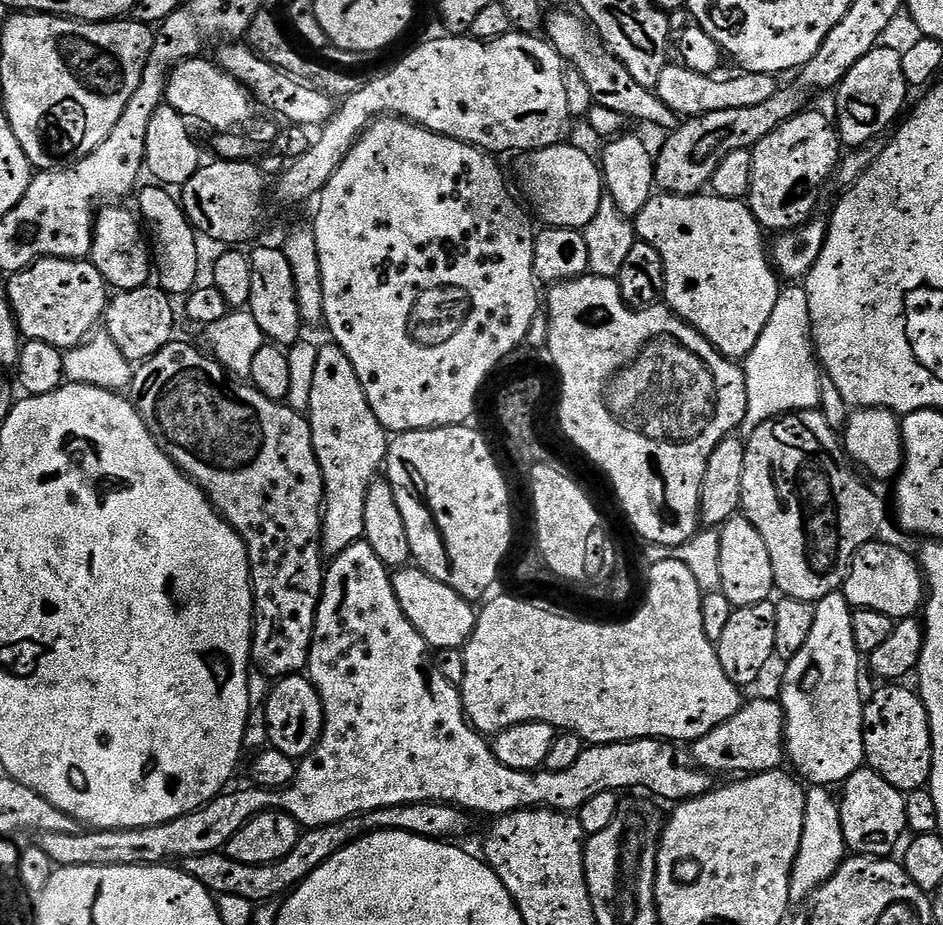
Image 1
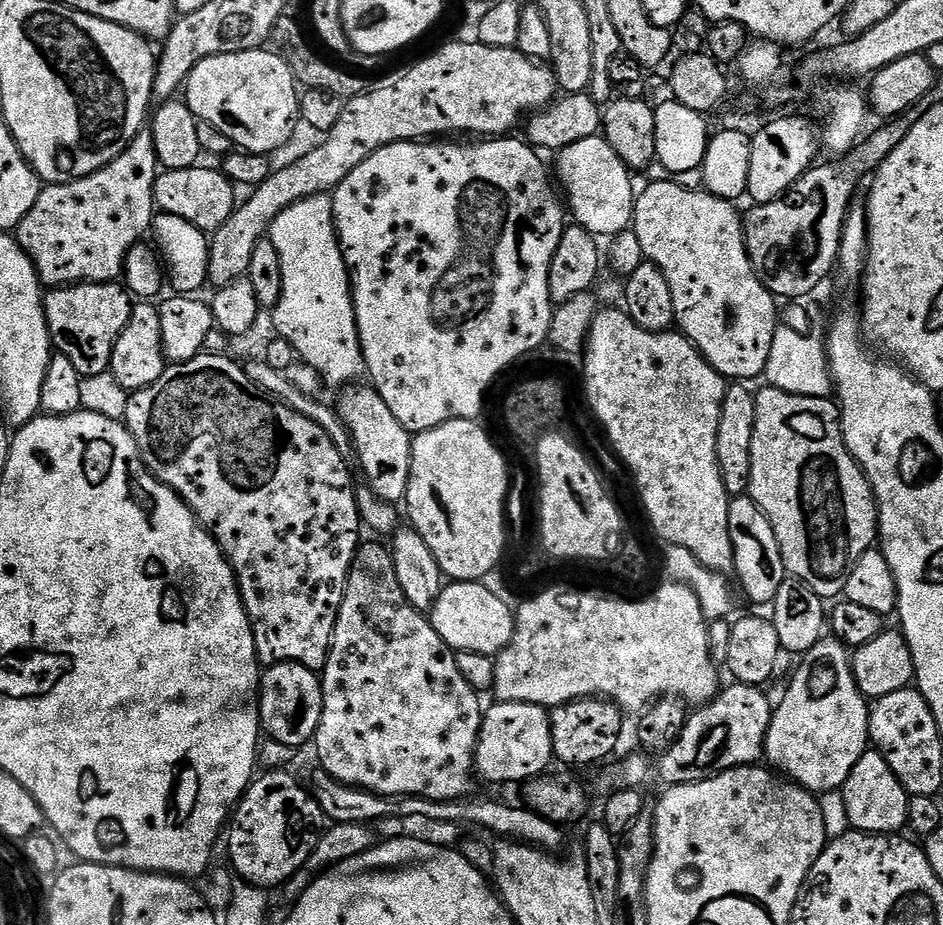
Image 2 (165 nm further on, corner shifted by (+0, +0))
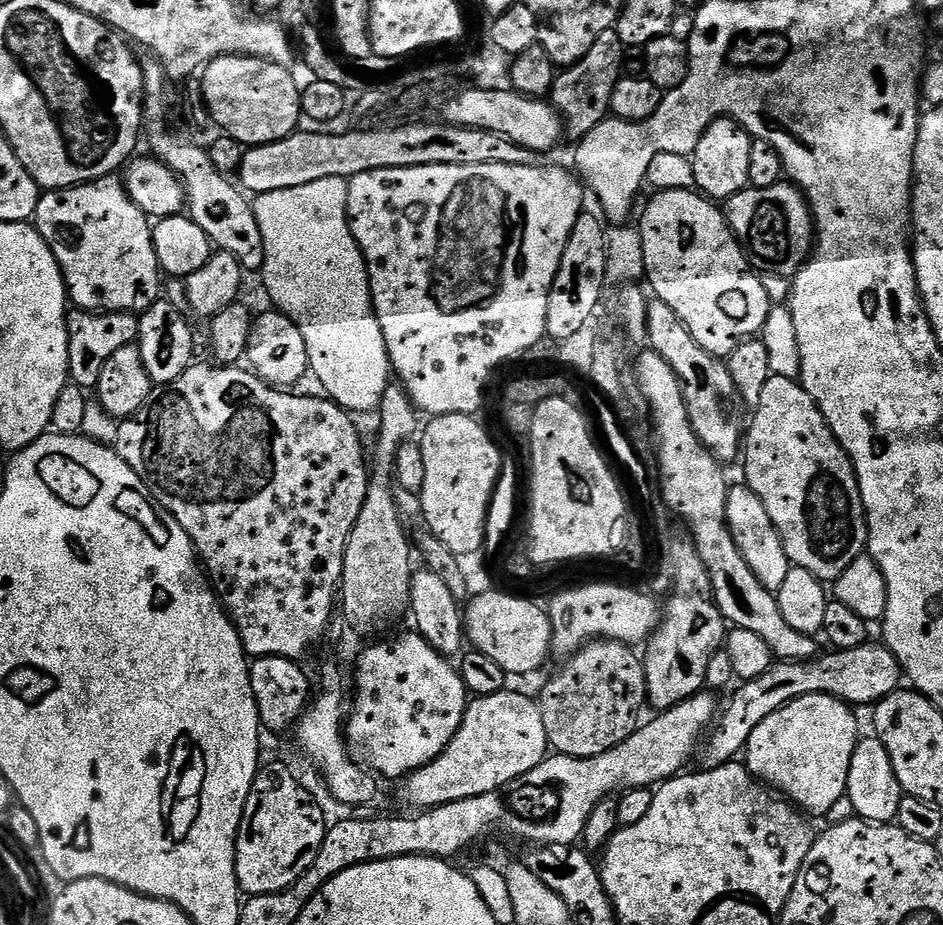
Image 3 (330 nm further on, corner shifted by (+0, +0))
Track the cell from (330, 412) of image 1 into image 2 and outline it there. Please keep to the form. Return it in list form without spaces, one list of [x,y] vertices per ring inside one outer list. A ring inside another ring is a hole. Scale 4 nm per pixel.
[[[353,382],[347,385],[339,396],[340,420],[345,424],[352,440],[354,459],[360,463],[360,468],[368,479],[365,480],[367,488],[380,500],[399,505],[408,494],[413,433],[406,431],[402,422],[398,422],[394,414],[390,414],[390,406],[386,406],[376,389],[367,383]]]

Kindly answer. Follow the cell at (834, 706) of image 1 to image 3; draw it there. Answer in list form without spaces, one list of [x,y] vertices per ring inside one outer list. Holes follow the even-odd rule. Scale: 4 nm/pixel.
[[[814,694],[791,700],[785,708],[780,708],[774,714],[770,714],[770,718],[766,718],[766,722],[762,722],[758,730],[750,734],[746,749],[748,771],[769,789],[777,793],[785,792],[785,794],[780,794],[787,797],[797,809],[805,813],[813,812],[820,818],[827,817],[830,806],[834,806],[834,802],[838,802],[838,798],[845,796],[848,791],[850,758],[854,758],[858,739],[856,716],[852,712],[855,711],[844,701],[837,700],[835,696]]]

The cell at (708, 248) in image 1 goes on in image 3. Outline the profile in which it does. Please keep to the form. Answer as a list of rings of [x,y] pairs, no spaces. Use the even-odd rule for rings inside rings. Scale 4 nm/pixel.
[[[665,188],[655,195],[645,206],[638,223],[647,287],[656,291],[653,292],[655,299],[666,302],[666,306],[682,318],[686,330],[690,330],[694,342],[698,342],[702,350],[711,356],[726,358],[738,350],[744,340],[759,337],[764,331],[770,303],[761,277],[749,264],[744,249],[736,241],[727,215],[721,209],[719,212],[716,209],[719,207],[709,197],[691,188]]]

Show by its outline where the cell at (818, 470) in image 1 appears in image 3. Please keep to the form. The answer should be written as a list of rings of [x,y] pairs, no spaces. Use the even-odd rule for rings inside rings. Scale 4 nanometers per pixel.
[[[770,377],[753,412],[756,413],[753,416],[751,413],[742,445],[743,483],[758,494],[762,506],[766,506],[766,514],[770,514],[770,522],[774,522],[789,565],[810,570],[819,580],[835,582],[850,562],[865,555],[868,546],[868,517],[864,515],[852,460],[844,453],[814,398],[810,398],[799,379]]]

